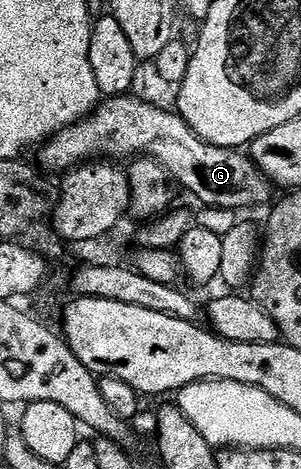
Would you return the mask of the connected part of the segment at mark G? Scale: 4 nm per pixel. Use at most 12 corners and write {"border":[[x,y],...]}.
{"border":[[136,94],[105,99],[39,152],[59,174],[152,153],[204,208],[273,185],[250,155],[198,138]]}

